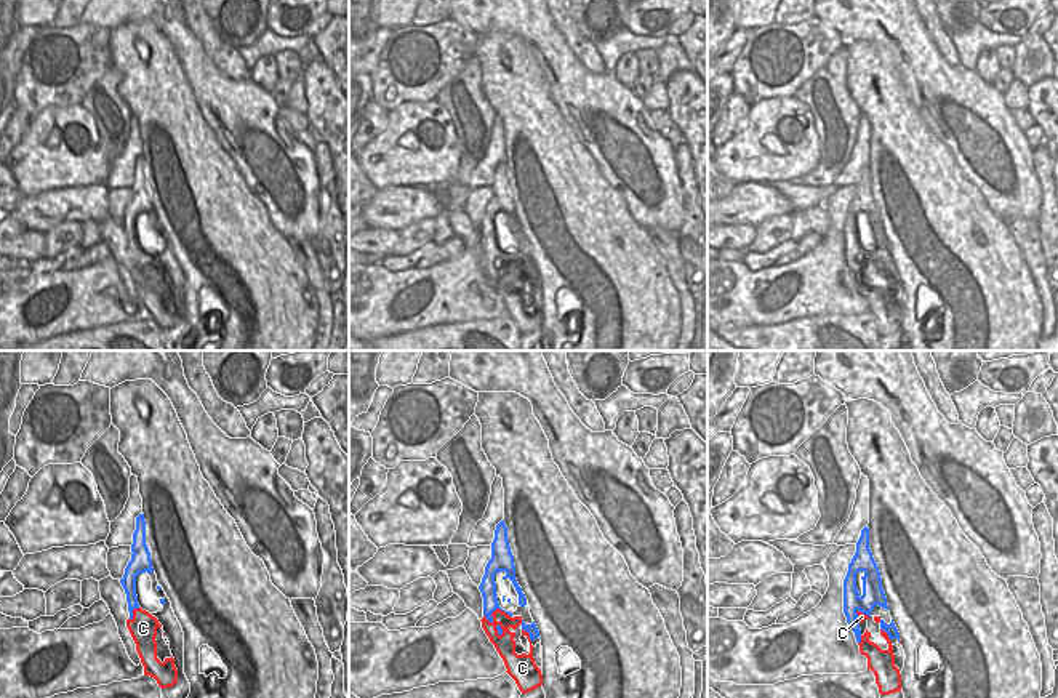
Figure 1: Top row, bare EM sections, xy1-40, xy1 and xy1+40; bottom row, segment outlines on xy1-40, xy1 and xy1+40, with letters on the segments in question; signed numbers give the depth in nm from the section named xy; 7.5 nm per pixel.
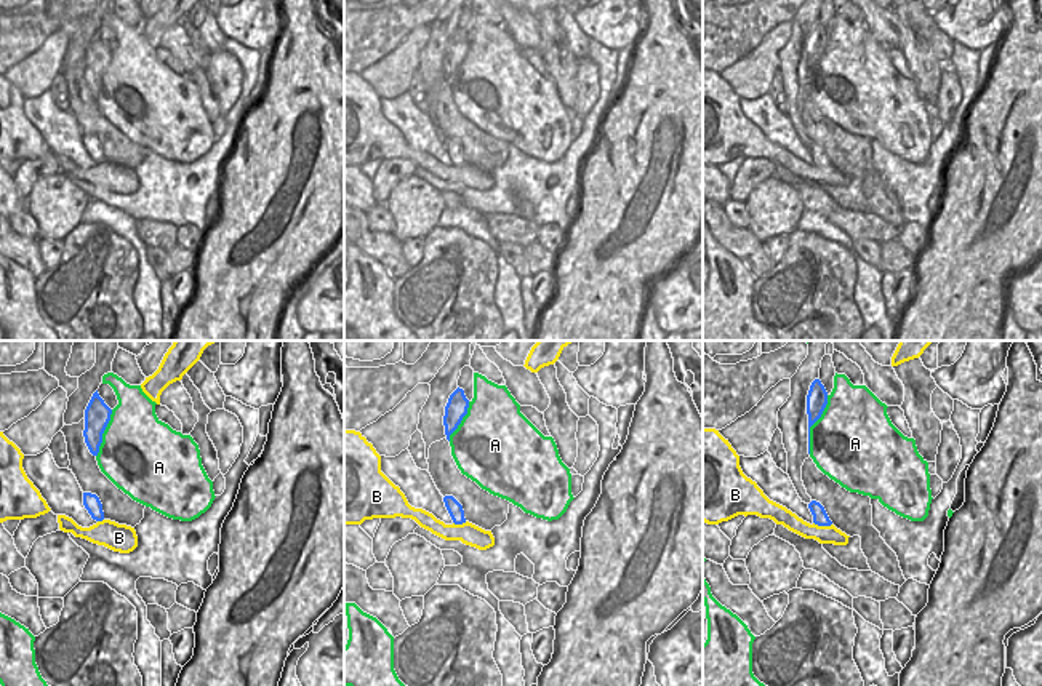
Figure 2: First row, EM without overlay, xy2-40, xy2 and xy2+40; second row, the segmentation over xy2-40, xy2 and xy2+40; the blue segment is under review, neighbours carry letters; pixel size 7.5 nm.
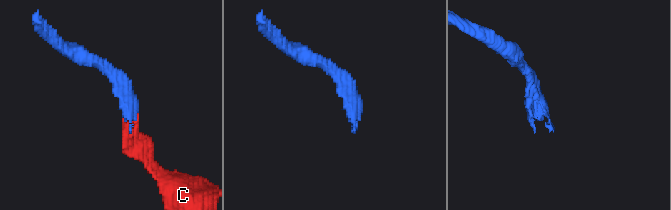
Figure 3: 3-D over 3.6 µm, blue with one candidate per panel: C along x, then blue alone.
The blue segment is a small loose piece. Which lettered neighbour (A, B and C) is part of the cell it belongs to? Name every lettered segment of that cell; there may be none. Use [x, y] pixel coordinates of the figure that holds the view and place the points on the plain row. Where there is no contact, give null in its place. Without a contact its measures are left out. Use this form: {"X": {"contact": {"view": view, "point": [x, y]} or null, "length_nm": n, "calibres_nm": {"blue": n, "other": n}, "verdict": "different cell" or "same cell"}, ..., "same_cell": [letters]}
{"A": {"contact": {"view": "xy2+40", "point": [813, 64]}, "length_nm": 460, "calibres_nm": {"blue": 160, "other": 480}, "verdict": "different cell"}, "B": {"contact": {"view": "xy2+40", "point": [823, 167]}, "length_nm": 150, "calibres_nm": {"blue": 120, "other": 140}, "verdict": "different cell"}, "C": {"contact": {"view": "xy1", "point": [493, 252]}, "length_nm": 220, "calibres_nm": {"blue": 120, "other": 120}, "verdict": "same cell"}, "same_cell": ["C"]}

